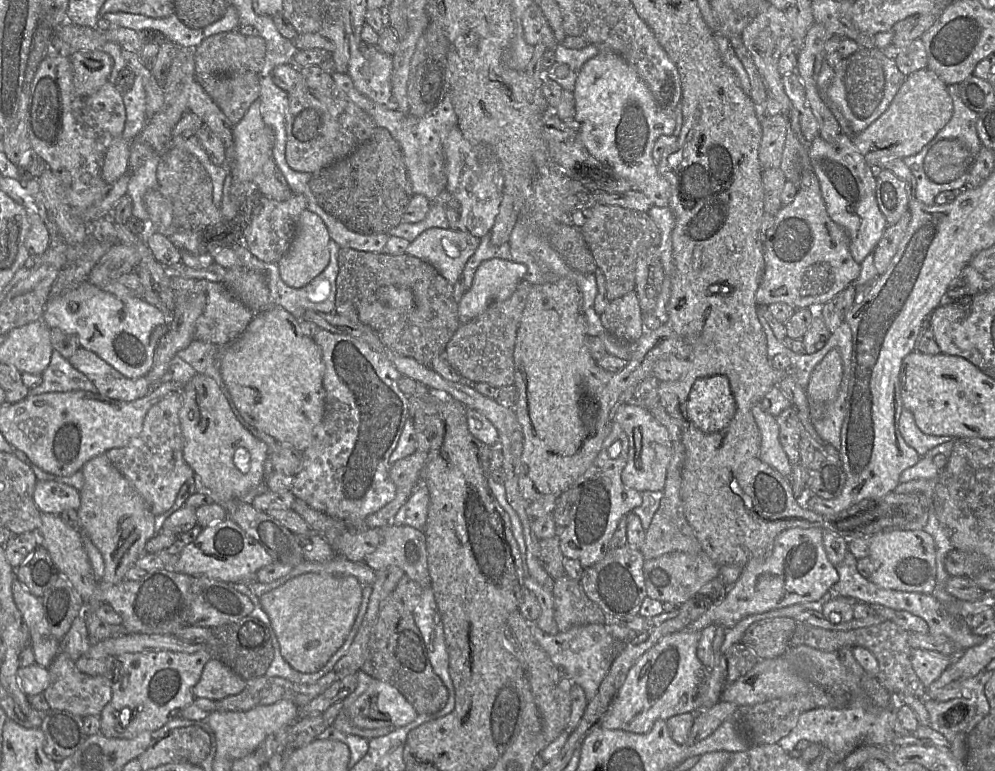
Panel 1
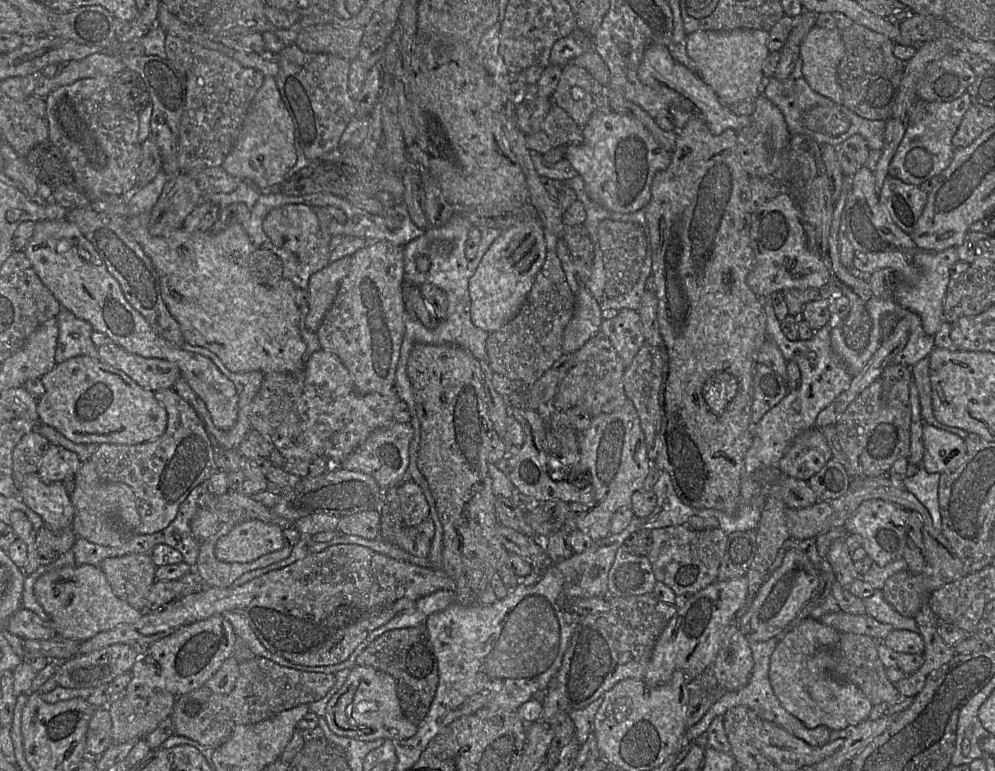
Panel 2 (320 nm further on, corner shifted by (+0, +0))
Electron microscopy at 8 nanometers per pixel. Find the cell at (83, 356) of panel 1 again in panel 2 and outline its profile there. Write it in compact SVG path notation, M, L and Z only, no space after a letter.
M112 342L98 346L97 352L102 362L121 370L140 387L153 392L171 388L180 376L175 363L133 354Z

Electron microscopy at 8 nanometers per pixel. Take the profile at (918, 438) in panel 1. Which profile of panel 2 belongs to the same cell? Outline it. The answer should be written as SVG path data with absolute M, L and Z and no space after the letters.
M929 355L918 361L911 369L912 381L917 387L920 402L920 413L923 424L935 426L941 430L945 430L960 436L965 439L968 432L958 428L947 426L940 423L933 414L932 397L931 397L931 382L929 378Z

